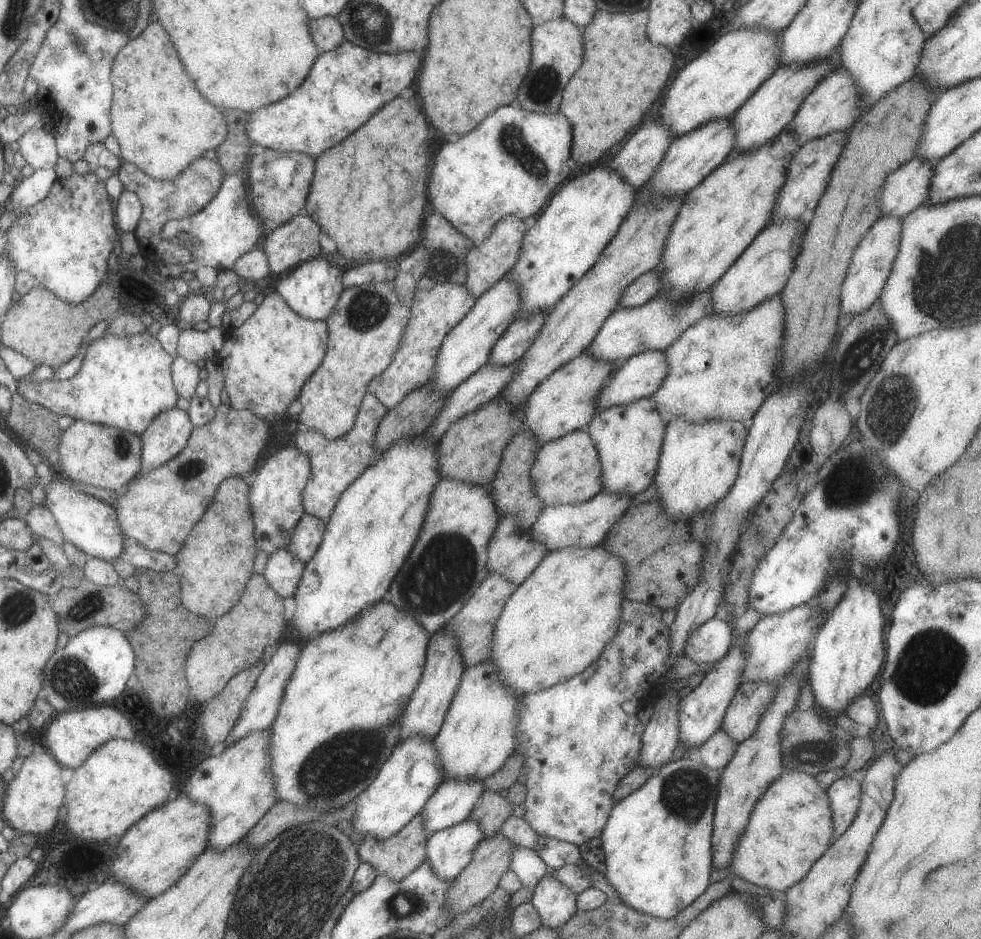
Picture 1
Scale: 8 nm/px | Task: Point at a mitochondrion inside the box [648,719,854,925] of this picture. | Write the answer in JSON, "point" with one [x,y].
{"point":[685,793]}

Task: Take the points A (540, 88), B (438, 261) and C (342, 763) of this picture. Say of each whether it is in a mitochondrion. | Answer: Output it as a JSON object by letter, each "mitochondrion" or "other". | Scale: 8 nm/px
{"A":"mitochondrion","B":"mitochondrion","C":"mitochondrion"}

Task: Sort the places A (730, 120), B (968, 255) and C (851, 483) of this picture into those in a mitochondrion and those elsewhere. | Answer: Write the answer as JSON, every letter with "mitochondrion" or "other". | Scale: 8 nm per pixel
{"A":"other","B":"mitochondrion","C":"mitochondrion"}

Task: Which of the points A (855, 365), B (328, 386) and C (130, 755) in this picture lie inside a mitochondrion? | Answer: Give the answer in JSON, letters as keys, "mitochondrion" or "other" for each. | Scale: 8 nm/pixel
{"A":"mitochondrion","B":"other","C":"other"}

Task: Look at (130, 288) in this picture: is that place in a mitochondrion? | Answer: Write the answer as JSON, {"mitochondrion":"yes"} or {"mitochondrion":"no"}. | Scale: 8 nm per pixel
{"mitochondrion":"no"}

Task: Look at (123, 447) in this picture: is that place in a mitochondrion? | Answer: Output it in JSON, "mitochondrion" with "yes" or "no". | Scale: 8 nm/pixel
{"mitochondrion":"yes"}

